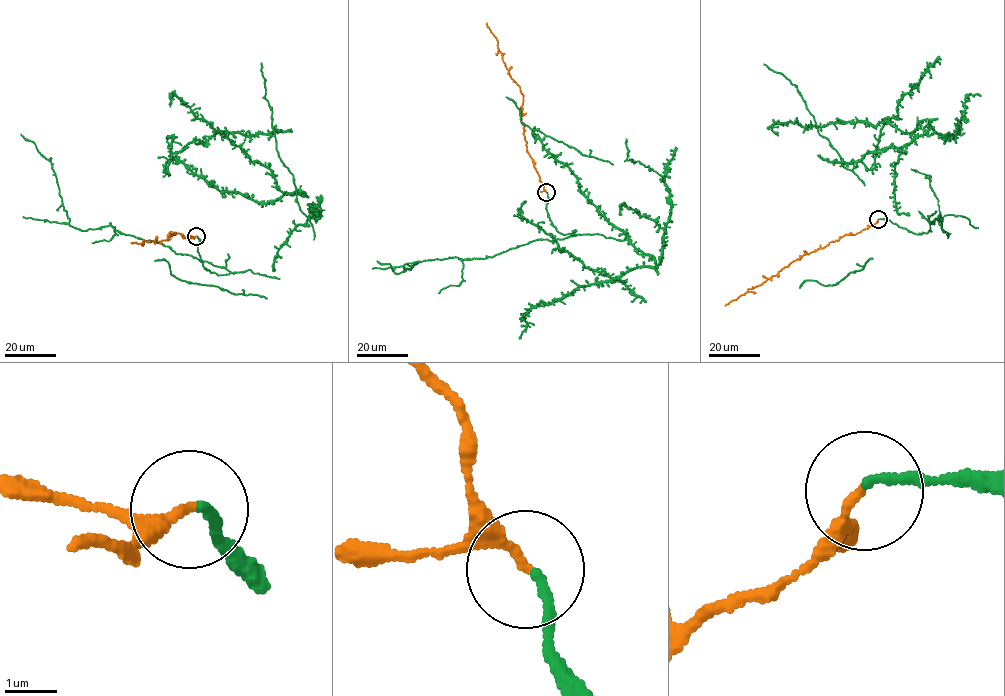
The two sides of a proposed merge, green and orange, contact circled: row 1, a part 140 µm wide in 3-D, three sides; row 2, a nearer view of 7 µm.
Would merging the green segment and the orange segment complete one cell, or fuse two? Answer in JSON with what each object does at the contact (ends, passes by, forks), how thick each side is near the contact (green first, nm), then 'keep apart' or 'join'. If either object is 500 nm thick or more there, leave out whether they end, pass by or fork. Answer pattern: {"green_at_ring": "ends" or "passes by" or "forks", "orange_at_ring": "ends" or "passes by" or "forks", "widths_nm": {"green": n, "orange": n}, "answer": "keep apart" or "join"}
{"green_at_ring": "ends", "orange_at_ring": "ends", "widths_nm": {"green": 150, "orange": 190}, "answer": "join"}

